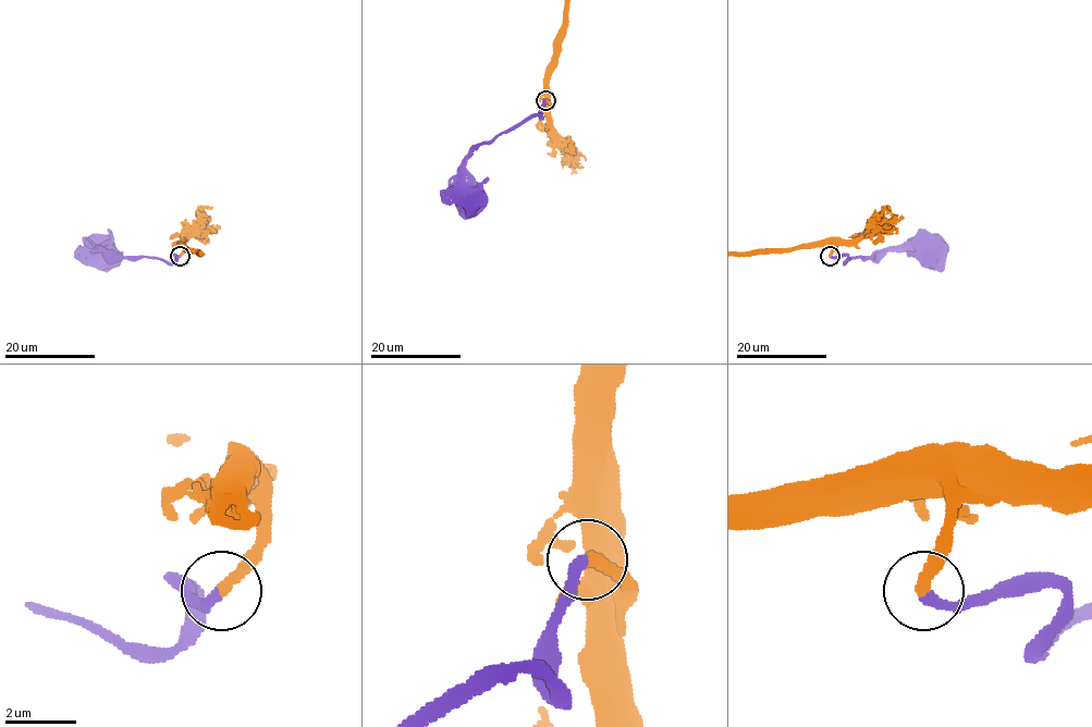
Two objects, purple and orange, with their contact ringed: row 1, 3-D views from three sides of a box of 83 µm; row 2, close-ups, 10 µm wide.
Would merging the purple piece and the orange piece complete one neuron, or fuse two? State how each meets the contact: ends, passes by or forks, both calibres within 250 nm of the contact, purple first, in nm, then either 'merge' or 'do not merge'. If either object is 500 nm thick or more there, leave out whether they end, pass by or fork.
purple ends | orange ends | 320/320 nm | merge

